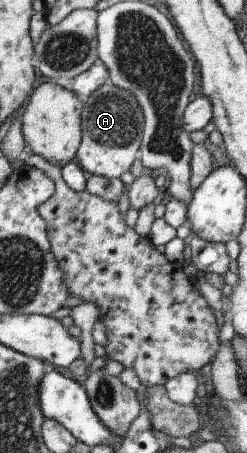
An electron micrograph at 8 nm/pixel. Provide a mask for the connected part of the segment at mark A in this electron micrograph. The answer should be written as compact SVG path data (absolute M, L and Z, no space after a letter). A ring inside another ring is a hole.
M107 81L82 102L80 122L82 136L75 162L86 174L121 177L138 157L142 138L143 115L135 97Z

